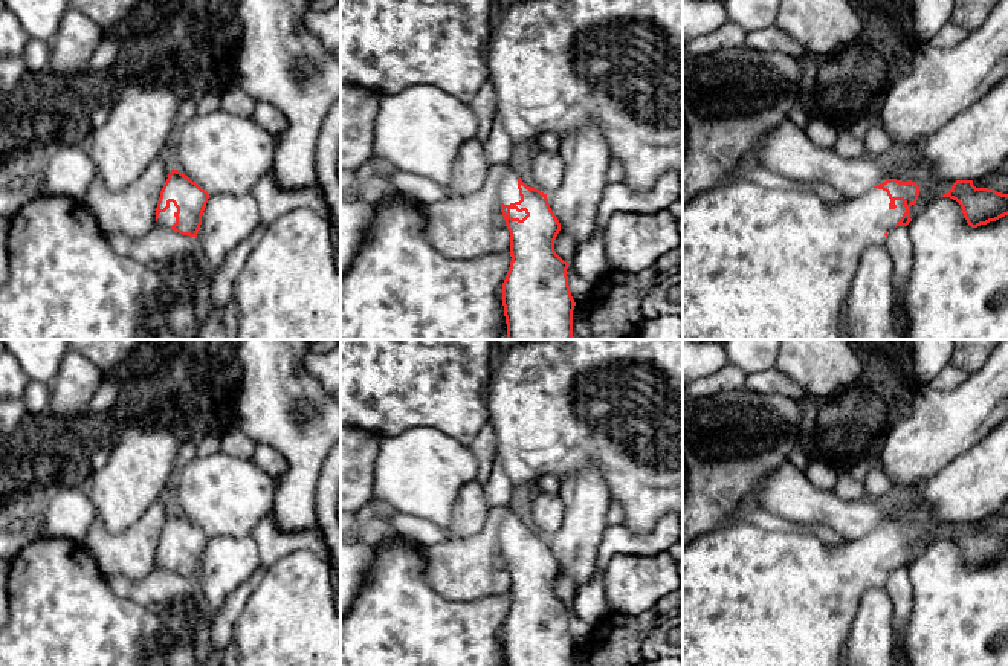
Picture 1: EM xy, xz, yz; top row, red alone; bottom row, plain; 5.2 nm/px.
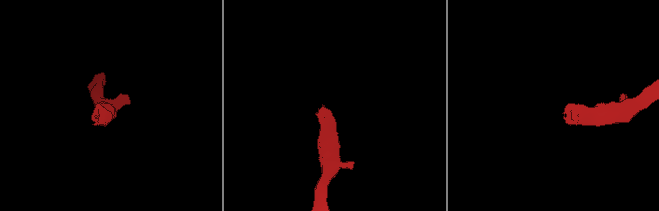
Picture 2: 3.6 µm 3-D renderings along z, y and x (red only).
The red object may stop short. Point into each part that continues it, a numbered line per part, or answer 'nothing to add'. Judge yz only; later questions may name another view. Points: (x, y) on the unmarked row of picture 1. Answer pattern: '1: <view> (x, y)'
1: yz (750, 598)

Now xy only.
1: xy (167, 561)

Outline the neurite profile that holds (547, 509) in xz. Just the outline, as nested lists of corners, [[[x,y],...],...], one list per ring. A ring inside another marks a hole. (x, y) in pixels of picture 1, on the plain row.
[[[539,493],[531,501],[535,530],[544,536],[557,532],[562,525],[565,506],[559,493]]]

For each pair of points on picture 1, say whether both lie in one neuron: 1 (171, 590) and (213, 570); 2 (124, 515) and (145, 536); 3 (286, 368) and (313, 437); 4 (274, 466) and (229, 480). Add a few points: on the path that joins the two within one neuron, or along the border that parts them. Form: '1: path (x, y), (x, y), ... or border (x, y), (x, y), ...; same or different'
1: border (194, 579), (197, 585); different
2: border (159, 500), (135, 523), (115, 533), (98, 520); different
3: path (287, 385), (301, 399), (301, 408), (312, 420); same
4: border (251, 459), (275, 478); different

